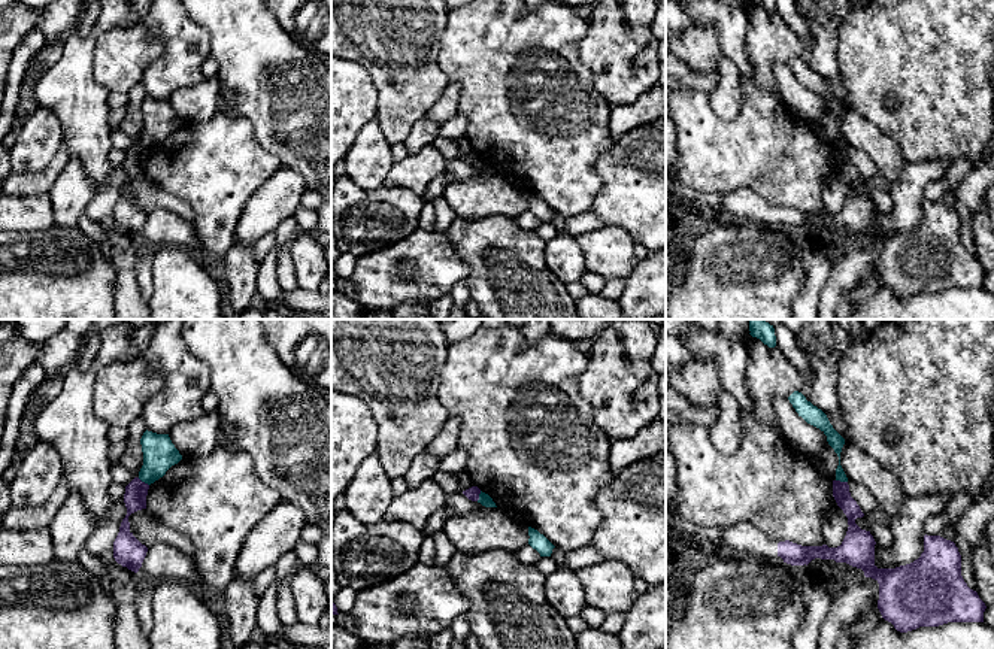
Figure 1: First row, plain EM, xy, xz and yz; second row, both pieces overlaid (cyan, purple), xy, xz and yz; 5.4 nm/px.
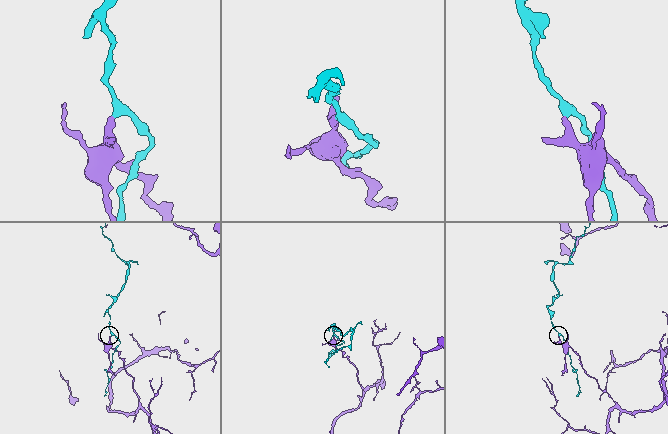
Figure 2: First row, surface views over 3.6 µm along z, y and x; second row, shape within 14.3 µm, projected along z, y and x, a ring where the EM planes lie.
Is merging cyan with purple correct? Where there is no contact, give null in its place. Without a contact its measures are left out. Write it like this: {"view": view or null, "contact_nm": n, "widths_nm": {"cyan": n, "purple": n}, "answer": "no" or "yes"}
{"view": "yz", "contact_nm": 70, "widths_nm": {"cyan": 80, "purple": 100}, "answer": "no"}

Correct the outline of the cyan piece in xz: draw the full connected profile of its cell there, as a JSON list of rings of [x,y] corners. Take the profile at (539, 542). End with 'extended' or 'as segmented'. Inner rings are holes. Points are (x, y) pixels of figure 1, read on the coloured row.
[[[528,527],[528,545],[536,549],[540,556],[551,556],[552,549],[555,548],[543,534],[537,530]]]; as segmented

